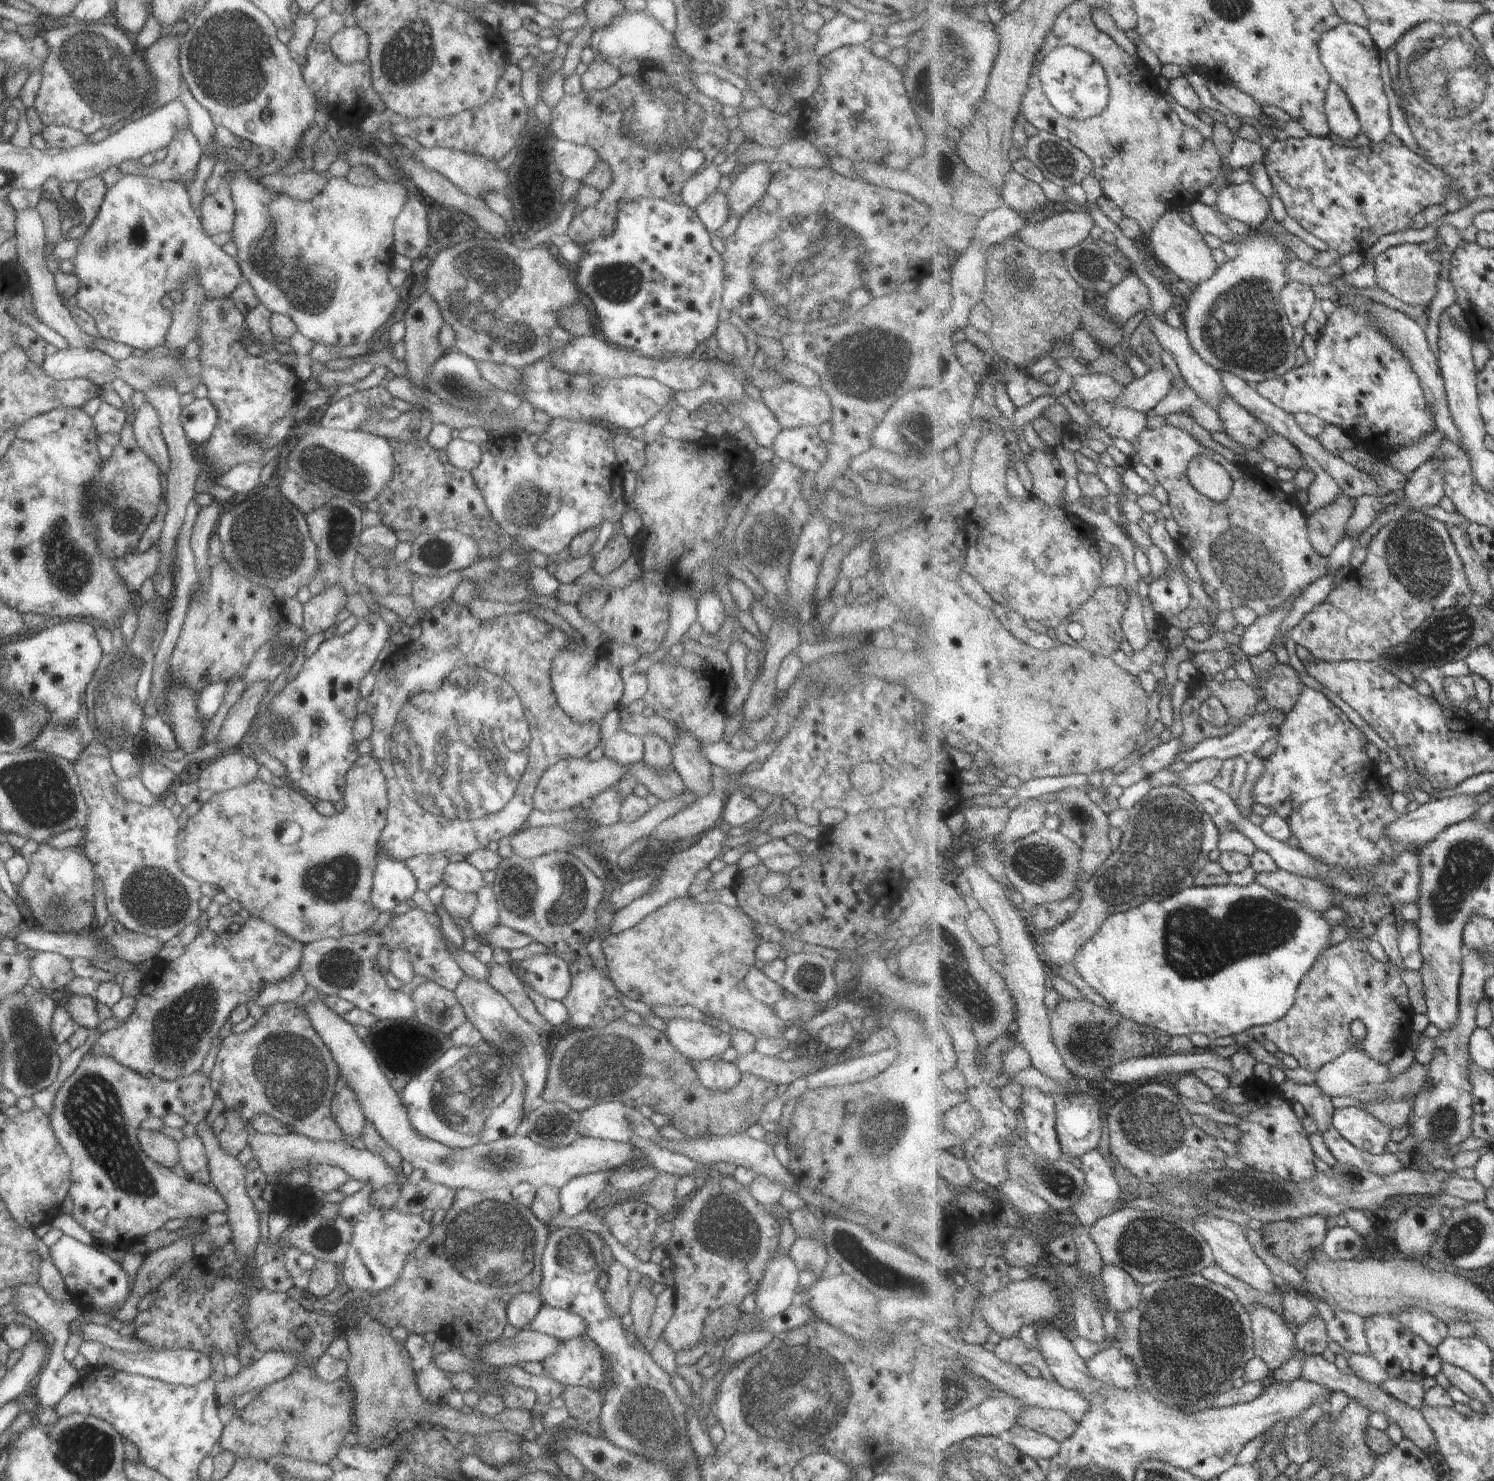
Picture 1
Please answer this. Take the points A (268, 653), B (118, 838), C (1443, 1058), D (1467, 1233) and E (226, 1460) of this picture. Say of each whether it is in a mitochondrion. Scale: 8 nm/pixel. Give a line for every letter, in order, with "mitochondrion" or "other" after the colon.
A: mitochondrion
B: other
C: other
D: mitochondrion
E: other

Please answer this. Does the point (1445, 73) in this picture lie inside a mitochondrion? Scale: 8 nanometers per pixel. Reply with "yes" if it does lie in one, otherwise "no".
yes

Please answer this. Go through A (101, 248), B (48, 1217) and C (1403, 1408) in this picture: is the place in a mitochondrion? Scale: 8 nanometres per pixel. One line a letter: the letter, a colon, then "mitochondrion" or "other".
A: mitochondrion
B: other
C: other

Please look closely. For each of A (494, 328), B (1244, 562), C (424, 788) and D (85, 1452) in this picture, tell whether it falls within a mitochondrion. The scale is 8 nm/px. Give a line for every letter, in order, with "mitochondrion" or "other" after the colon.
A: mitochondrion
B: mitochondrion
C: mitochondrion
D: mitochondrion

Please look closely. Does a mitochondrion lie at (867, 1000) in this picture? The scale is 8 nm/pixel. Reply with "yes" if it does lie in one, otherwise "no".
no

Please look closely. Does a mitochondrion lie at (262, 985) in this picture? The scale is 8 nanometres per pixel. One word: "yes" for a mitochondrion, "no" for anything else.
no

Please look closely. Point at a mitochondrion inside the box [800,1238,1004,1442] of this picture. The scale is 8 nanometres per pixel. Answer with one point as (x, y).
(957, 1393)

